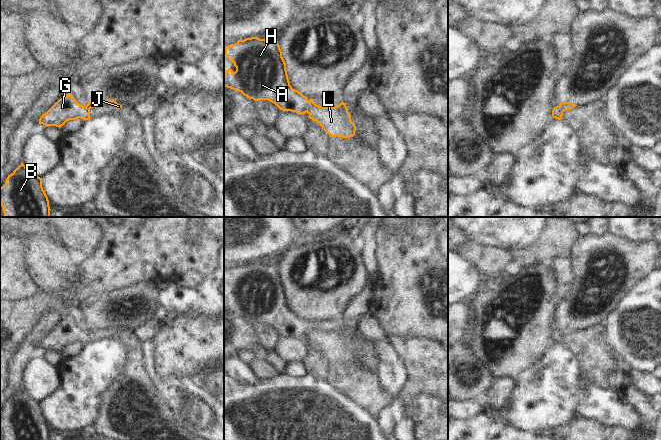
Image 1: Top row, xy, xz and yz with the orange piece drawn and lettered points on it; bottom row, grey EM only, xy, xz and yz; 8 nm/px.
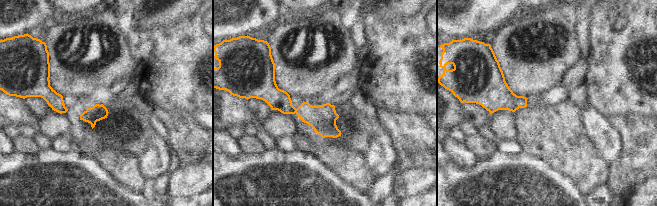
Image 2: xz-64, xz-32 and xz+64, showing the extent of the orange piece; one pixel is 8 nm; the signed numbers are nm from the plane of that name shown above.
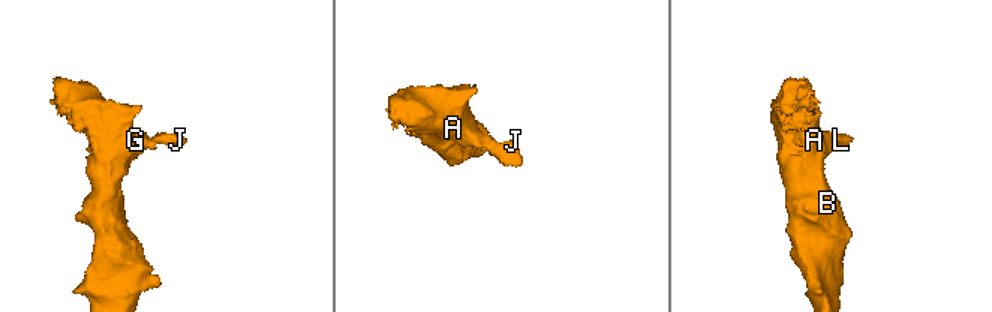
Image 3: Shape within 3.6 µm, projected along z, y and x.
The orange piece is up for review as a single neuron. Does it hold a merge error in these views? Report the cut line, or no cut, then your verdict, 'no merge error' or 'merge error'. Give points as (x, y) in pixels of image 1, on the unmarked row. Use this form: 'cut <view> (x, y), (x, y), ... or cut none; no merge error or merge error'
cut xz (313, 326), (306, 335); merge error

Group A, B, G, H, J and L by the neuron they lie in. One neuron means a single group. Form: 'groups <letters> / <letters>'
groups A B G H / J L

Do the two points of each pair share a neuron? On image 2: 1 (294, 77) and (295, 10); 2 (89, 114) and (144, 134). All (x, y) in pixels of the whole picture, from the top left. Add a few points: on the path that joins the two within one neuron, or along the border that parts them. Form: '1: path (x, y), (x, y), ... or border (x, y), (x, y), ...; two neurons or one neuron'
1: border (308, 16), (291, 18); two neurons
2: path (103, 117), (117, 130), (130, 130); one neuron

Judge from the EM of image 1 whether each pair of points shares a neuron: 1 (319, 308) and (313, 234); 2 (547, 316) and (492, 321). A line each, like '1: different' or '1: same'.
1: different
2: same

